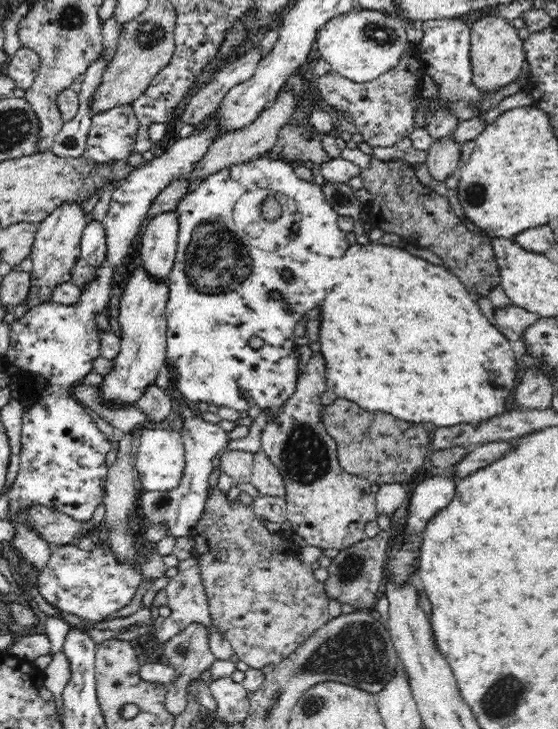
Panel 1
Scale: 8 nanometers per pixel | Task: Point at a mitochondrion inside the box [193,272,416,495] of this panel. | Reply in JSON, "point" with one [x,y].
{"point":[305,457]}

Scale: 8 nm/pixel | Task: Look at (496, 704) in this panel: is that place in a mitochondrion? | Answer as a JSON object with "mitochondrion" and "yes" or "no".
{"mitochondrion":"yes"}

